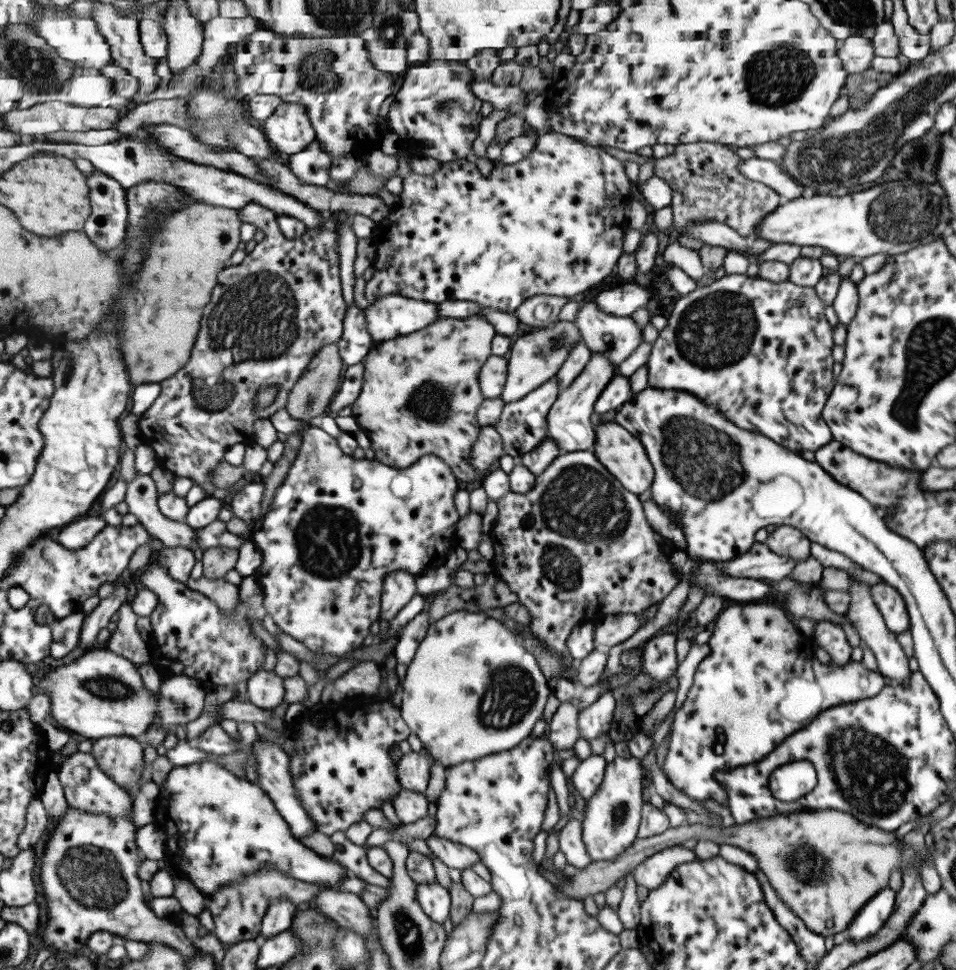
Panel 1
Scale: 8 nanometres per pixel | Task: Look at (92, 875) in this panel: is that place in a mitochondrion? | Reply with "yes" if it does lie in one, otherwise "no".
yes

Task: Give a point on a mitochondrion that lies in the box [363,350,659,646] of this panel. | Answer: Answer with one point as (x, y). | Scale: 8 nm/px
(581, 502)

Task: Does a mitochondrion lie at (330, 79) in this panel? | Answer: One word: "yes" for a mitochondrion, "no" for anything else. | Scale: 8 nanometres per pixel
yes

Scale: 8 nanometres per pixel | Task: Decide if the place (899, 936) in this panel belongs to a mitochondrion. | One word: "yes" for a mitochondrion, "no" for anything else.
no

